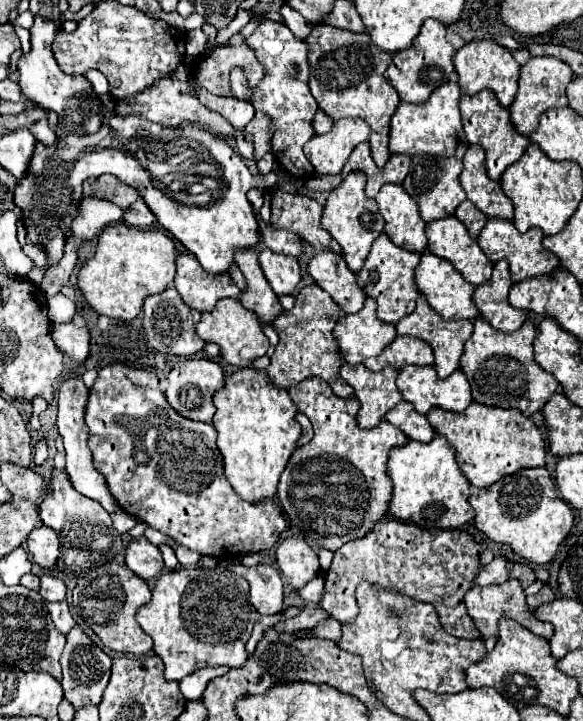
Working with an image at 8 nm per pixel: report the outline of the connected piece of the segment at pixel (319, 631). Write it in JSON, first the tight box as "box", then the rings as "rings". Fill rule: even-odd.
{"box":[311,618,341,642],"rings":[[[327,618],[319,626],[315,626],[311,630],[311,634],[317,636],[317,638],[327,638],[327,640],[335,640],[337,642],[341,638],[341,622],[337,622],[335,618]]]}

